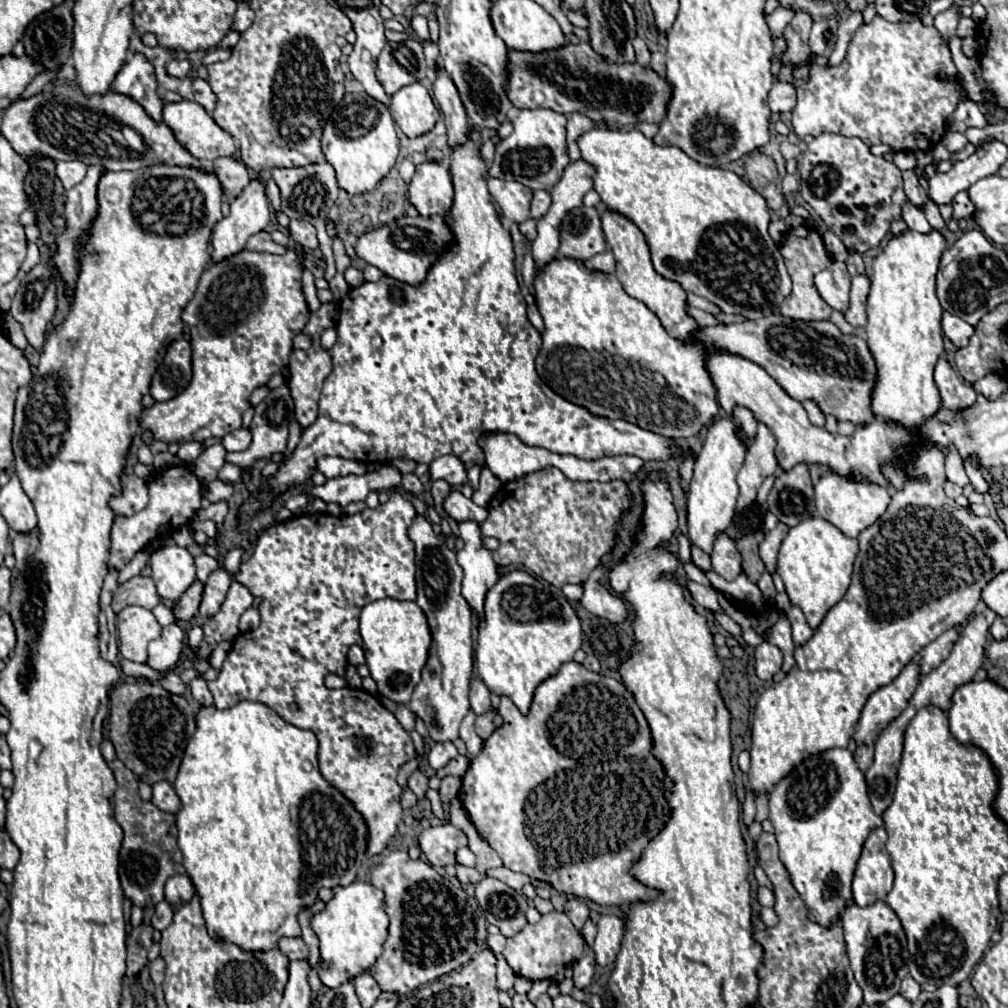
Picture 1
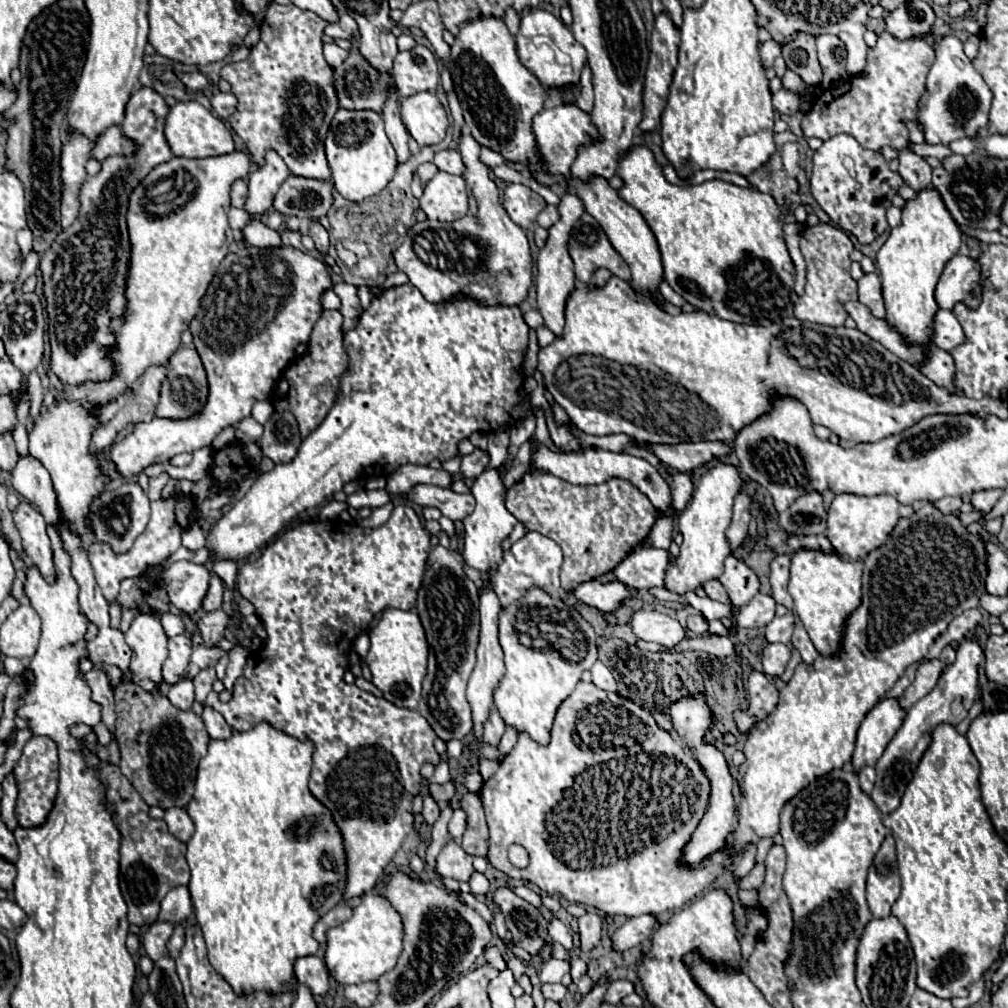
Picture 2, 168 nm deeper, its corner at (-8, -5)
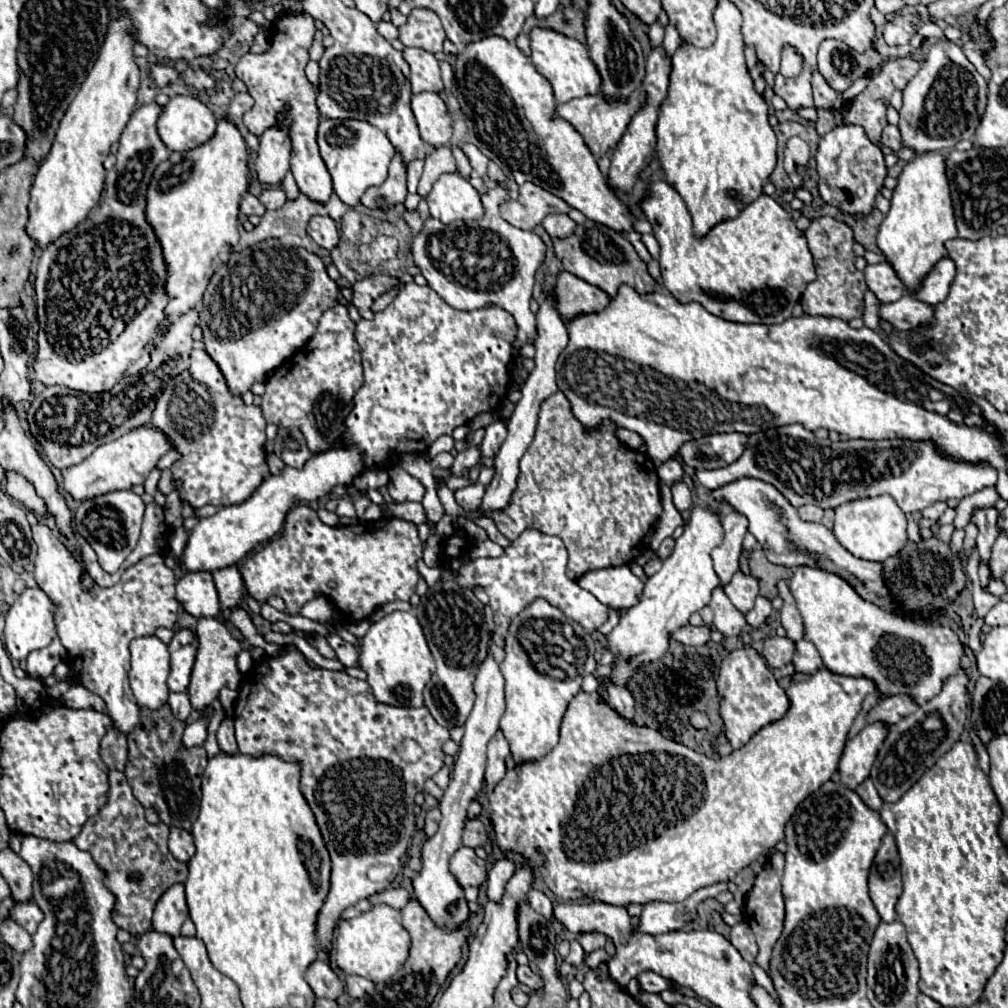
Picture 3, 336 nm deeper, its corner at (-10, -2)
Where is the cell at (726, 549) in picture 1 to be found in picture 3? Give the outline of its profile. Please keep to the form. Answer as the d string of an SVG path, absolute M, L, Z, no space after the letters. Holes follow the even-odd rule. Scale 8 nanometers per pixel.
M737 572L733 576L733 580L723 588L723 592L727 594L727 598L733 602L733 606L739 612L747 614L755 604L755 598L759 594L759 584L753 576L745 576L745 574Z

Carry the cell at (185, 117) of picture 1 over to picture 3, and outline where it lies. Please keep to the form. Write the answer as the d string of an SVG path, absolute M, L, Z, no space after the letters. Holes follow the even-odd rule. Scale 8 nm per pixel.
M175 96L163 106L157 132L169 150L185 152L207 142L217 128L213 112L191 96Z

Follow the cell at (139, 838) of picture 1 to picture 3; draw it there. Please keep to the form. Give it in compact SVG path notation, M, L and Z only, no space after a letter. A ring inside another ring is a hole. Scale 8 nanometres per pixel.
M109 772L109 782L107 804L85 822L81 834L73 842L79 850L87 850L105 872L103 882L115 894L113 922L131 936L141 936L151 930L153 908L161 894L169 886L187 880L187 864L175 860L167 850L169 826L149 824L145 820L145 808L133 796L125 774Z

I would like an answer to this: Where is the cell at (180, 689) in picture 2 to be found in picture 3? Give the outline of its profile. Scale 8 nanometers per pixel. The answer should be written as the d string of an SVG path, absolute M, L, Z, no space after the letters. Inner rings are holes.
M183 692L183 694L169 694L169 700L167 704L171 706L171 712L175 714L175 718L179 720L187 720L187 716L191 714L191 704L189 704L189 696Z

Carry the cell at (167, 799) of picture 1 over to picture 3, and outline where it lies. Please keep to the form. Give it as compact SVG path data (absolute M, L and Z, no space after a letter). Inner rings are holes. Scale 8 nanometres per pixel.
M171 828L171 836L169 836L169 852L173 854L175 860L179 862L189 862L195 854L195 844L193 844L193 836L187 830L179 830L179 828Z

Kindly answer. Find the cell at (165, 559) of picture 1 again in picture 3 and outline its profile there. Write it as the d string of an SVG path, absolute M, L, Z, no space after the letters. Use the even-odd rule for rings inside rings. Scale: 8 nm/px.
M187 572L177 582L177 600L195 618L215 618L221 612L221 602L209 572Z

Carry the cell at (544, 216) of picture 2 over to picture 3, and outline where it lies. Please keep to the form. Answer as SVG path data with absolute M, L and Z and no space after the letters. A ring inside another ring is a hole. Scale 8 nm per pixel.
M551 214L543 220L543 226L551 238L567 238L575 230L575 222L567 214Z

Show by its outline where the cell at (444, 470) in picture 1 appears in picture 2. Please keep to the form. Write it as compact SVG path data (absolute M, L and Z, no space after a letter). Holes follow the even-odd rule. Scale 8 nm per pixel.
M475 449L475 453L465 455L465 457L461 459L461 471L459 471L459 473L461 473L465 479L475 479L475 477L479 477L479 475L485 471L487 465L489 465L487 453L483 453L481 449Z

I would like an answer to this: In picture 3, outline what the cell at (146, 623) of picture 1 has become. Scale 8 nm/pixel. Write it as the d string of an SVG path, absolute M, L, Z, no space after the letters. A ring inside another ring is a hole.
M157 636L135 638L129 644L131 672L129 682L141 708L159 710L167 702L169 688L169 650Z

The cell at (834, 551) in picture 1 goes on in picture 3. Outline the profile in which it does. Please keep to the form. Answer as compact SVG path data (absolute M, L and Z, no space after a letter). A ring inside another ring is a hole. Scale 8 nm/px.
M797 566L793 570L793 578L789 580L789 590L797 602L799 614L803 616L805 638L815 644L815 648L819 650L823 658L823 664L835 674L871 678L881 698L895 696L895 694L907 694L911 696L915 704L921 706L927 700L931 700L935 694L939 694L947 678L951 674L957 674L959 670L959 658L963 656L965 650L957 634L949 626L931 628L931 626L919 626L913 622L905 622L897 616L891 616L879 610L875 604L857 608L857 602L865 602L865 600L843 578L839 578L837 574L829 574L821 568Z

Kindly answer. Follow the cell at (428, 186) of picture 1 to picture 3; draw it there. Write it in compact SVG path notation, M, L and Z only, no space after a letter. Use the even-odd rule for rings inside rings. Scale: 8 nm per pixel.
M443 174L435 184L431 194L427 196L427 204L433 218L439 218L443 224L455 222L455 220L475 220L483 216L483 204L479 198L479 192L471 186L469 180L457 176L457 174Z

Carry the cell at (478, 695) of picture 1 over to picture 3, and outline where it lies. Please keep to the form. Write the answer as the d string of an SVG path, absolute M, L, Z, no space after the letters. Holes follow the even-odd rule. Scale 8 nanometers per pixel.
M499 730L487 748L487 770L485 770L485 788L487 792L491 792L499 780L503 780L503 774L507 772L505 768L505 760L509 758L509 746L507 740L503 736L503 732Z

